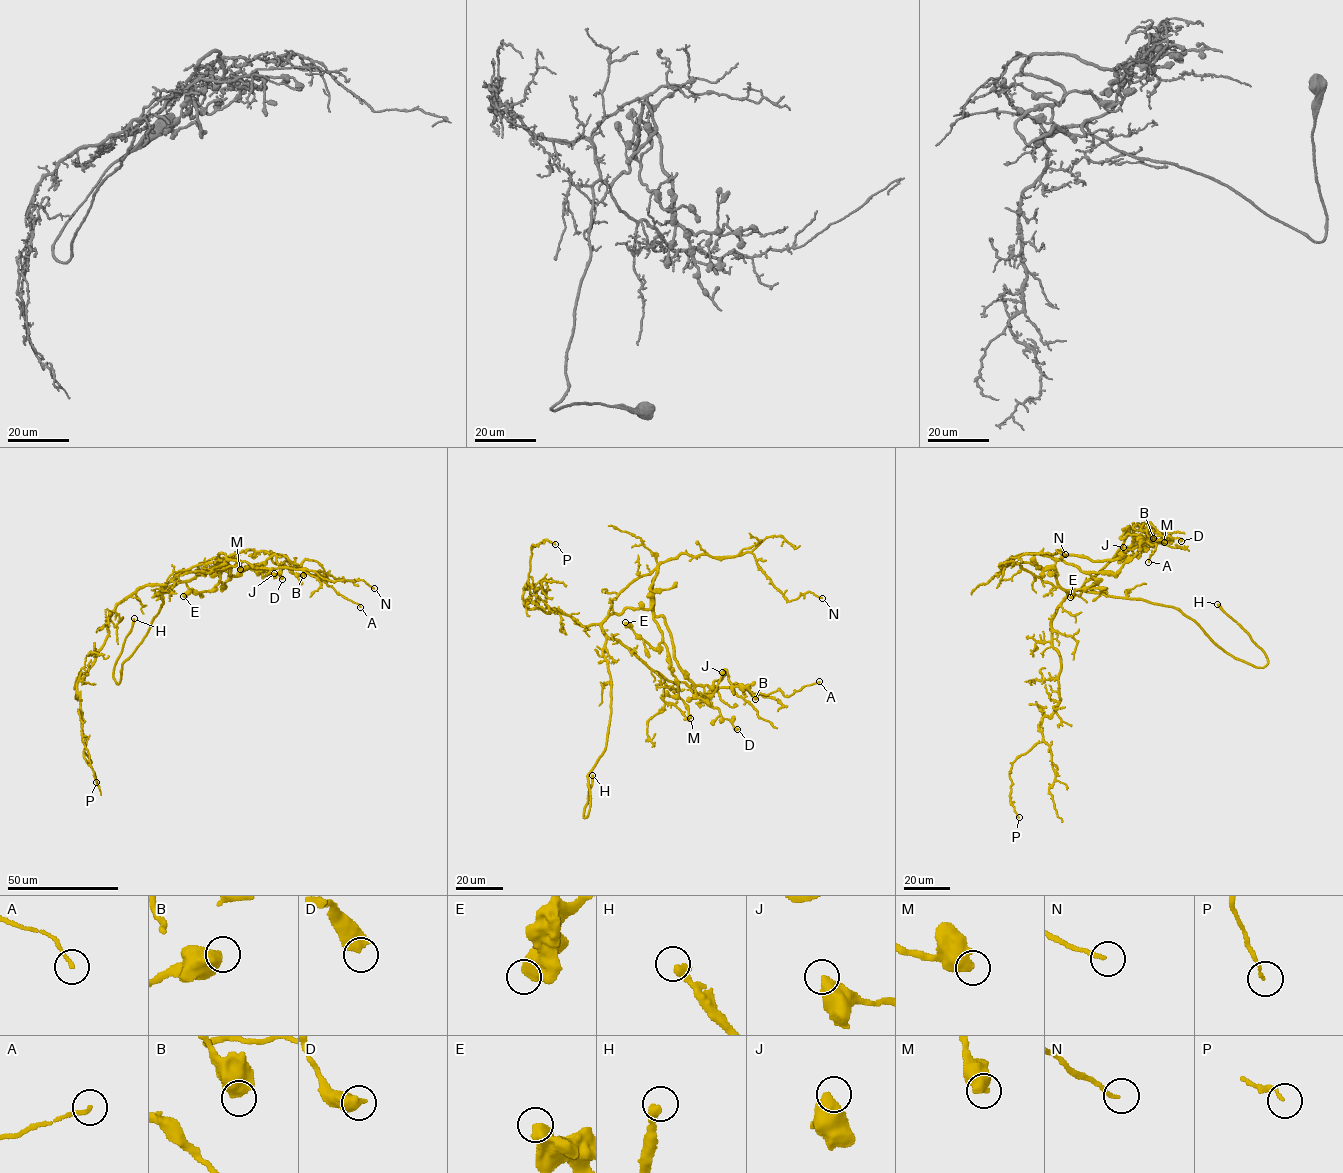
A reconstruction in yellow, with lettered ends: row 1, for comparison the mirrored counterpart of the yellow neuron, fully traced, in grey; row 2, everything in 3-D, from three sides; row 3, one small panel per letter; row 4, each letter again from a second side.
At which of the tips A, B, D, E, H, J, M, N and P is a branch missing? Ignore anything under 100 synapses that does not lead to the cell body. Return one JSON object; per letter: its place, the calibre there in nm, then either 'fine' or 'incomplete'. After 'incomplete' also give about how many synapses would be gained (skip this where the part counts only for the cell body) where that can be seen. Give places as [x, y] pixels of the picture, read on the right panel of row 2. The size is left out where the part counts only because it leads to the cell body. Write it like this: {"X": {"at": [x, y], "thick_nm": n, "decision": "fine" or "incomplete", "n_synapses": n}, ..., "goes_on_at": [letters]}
{"A": {"at": [1148, 562], "thick_nm": 140, "decision": "fine"}, "B": {"at": [1153, 538], "thick_nm": 700, "decision": "fine"}, "D": {"at": [1181, 541], "thick_nm": 600, "decision": "fine"}, "E": {"at": [1070, 597], "thick_nm": 650, "decision": "fine"}, "H": {"at": [1217, 604], "thick_nm": 360, "decision": "incomplete"}, "J": {"at": [1123, 547], "thick_nm": 600, "decision": "fine"}, "M": {"at": [1164, 542], "thick_nm": 650, "decision": "fine"}, "N": {"at": [1065, 554], "thick_nm": 160, "decision": "fine"}, "P": {"at": [1019, 817], "thick_nm": 100, "decision": "fine"}, "goes_on_at": ["H"]}

